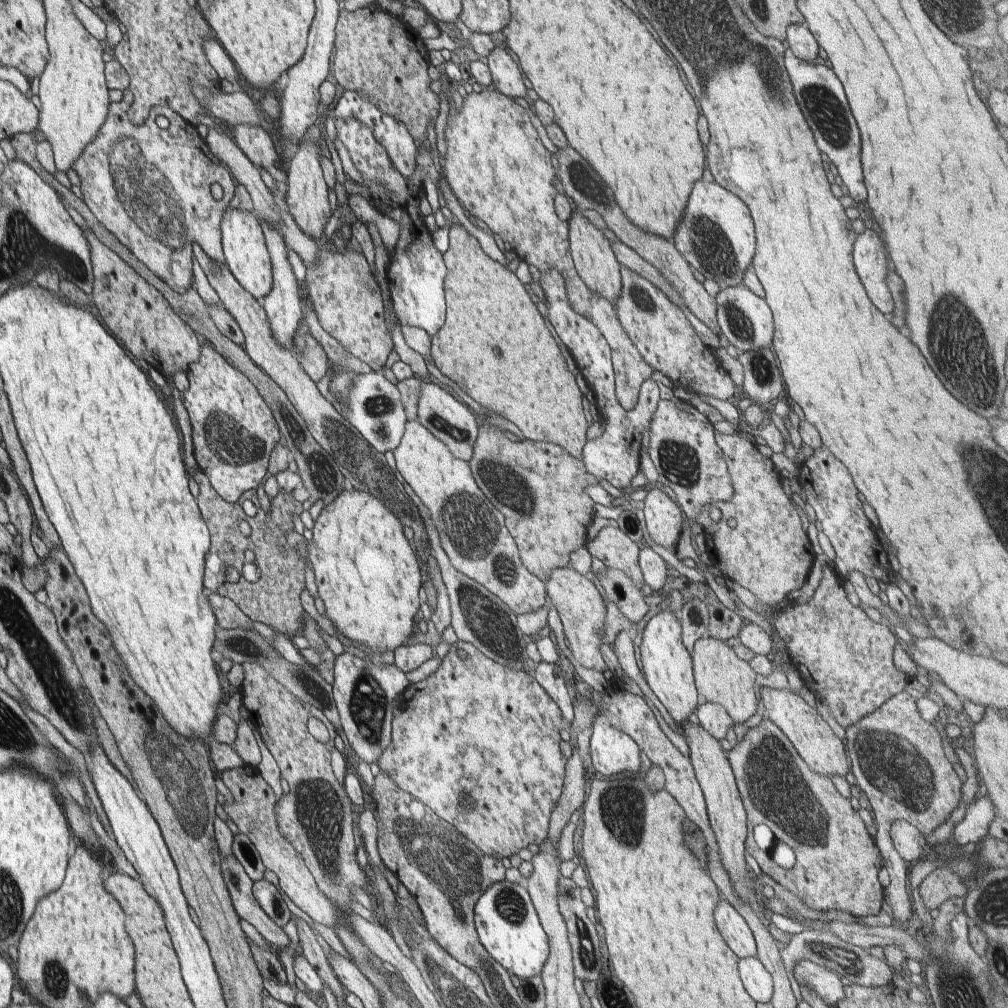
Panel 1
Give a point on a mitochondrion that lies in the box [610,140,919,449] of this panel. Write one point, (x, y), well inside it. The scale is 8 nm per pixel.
(710, 245)

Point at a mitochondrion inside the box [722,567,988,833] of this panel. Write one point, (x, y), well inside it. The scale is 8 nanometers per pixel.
(894, 768)

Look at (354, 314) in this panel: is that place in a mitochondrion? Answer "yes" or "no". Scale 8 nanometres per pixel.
no

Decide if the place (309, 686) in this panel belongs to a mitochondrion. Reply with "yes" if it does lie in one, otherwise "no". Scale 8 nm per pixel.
yes

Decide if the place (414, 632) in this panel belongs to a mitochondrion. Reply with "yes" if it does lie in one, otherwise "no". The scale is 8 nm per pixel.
no

